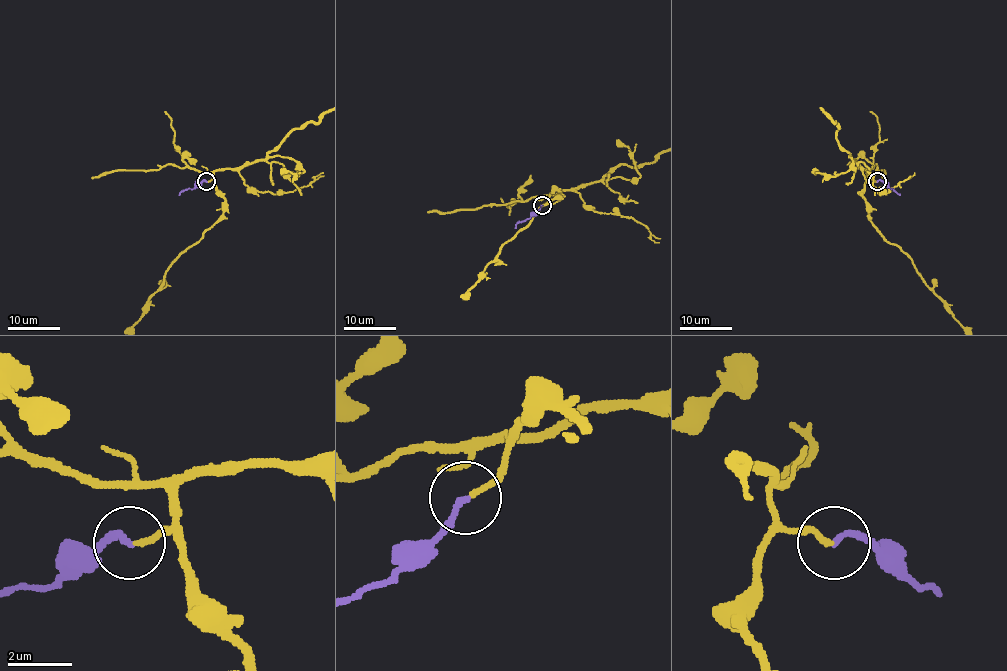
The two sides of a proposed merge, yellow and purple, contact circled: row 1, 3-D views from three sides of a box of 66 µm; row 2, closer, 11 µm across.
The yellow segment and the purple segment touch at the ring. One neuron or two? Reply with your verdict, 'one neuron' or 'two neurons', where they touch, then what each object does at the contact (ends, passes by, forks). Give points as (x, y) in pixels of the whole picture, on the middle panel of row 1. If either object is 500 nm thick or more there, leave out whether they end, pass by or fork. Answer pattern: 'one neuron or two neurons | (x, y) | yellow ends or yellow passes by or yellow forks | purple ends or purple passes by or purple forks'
one neuron | (542, 205) | yellow ends | purple ends

